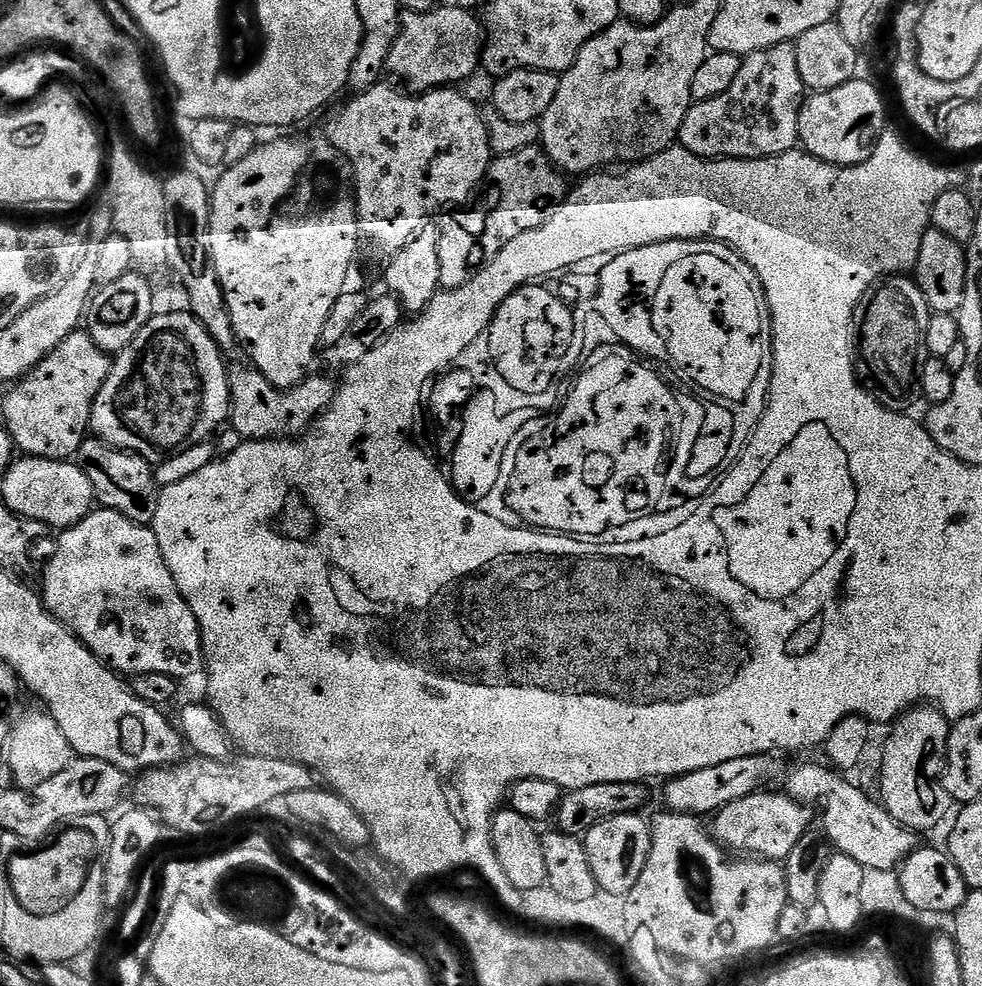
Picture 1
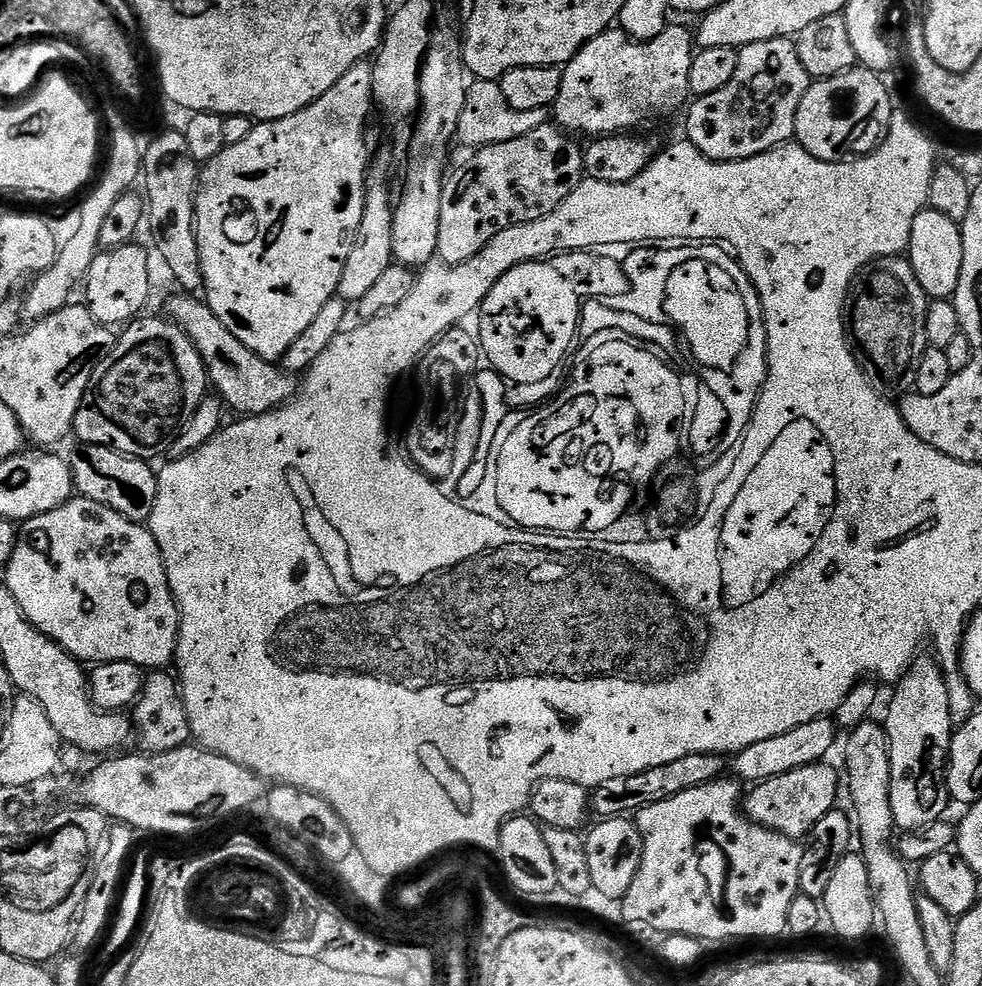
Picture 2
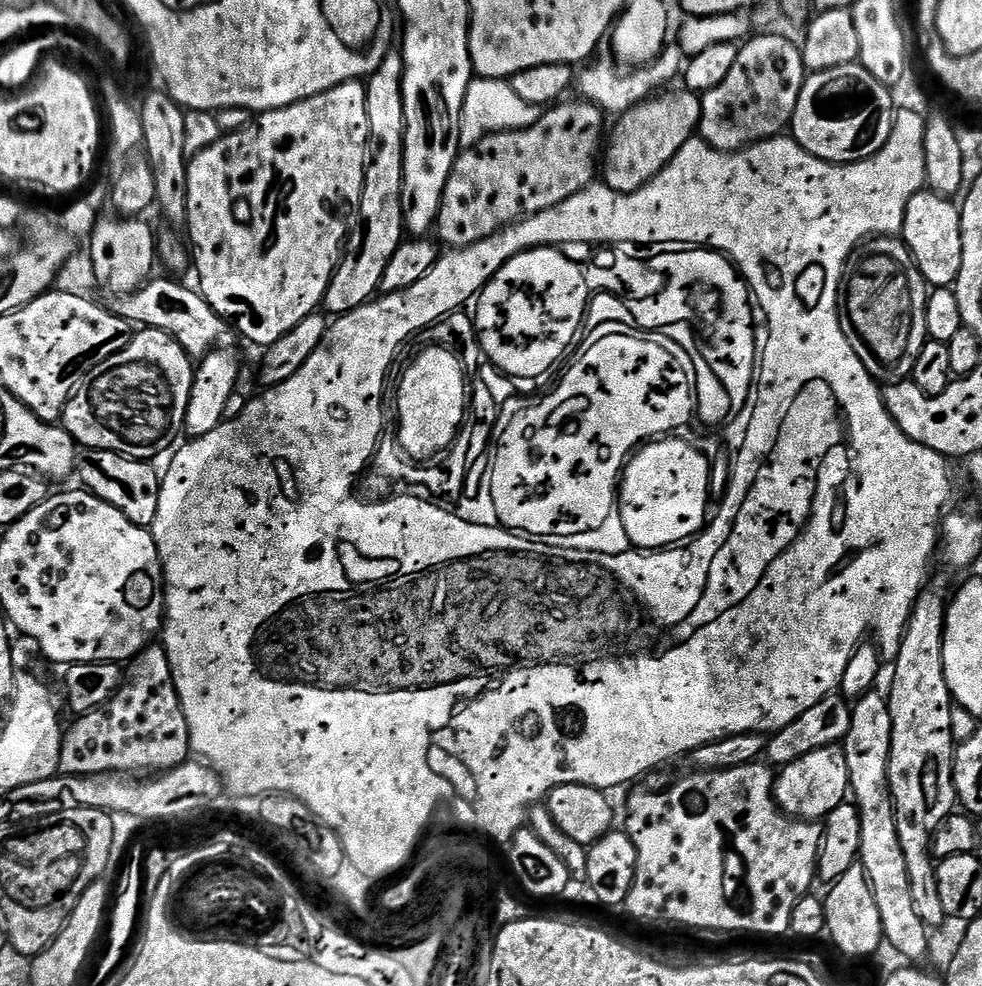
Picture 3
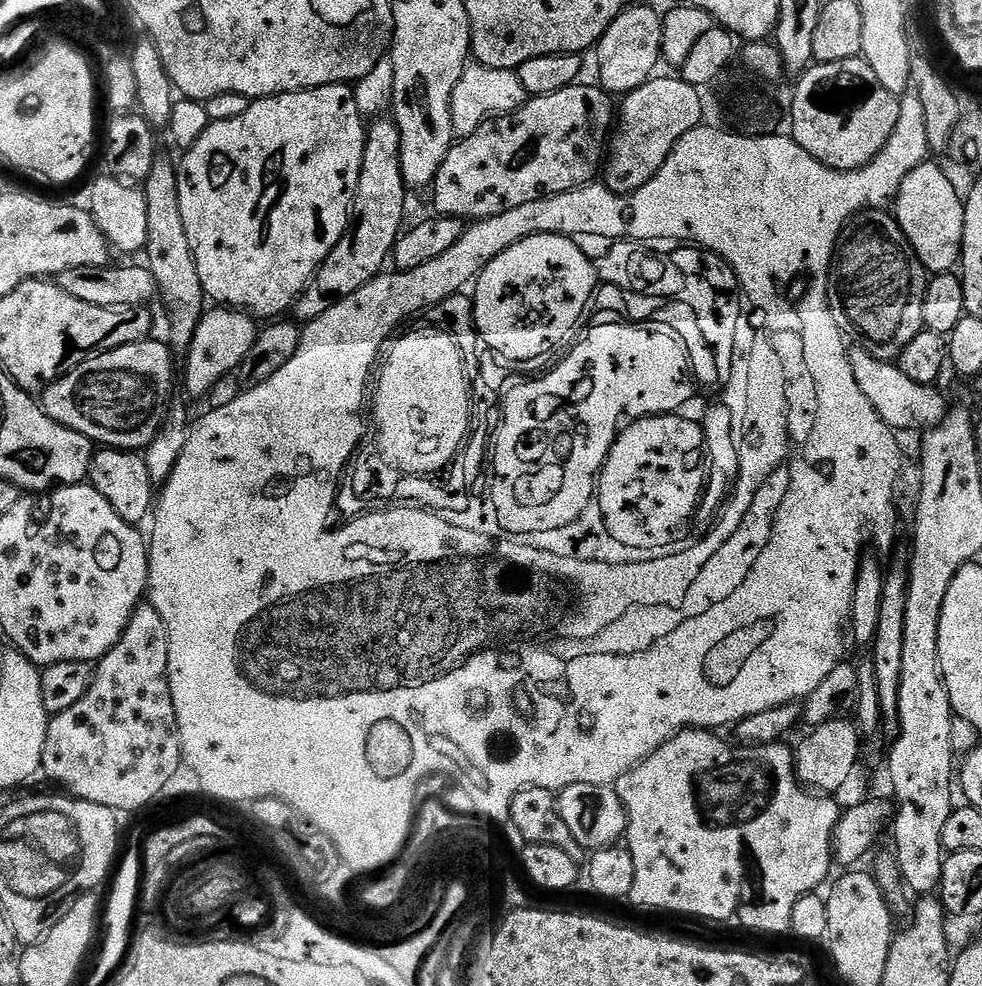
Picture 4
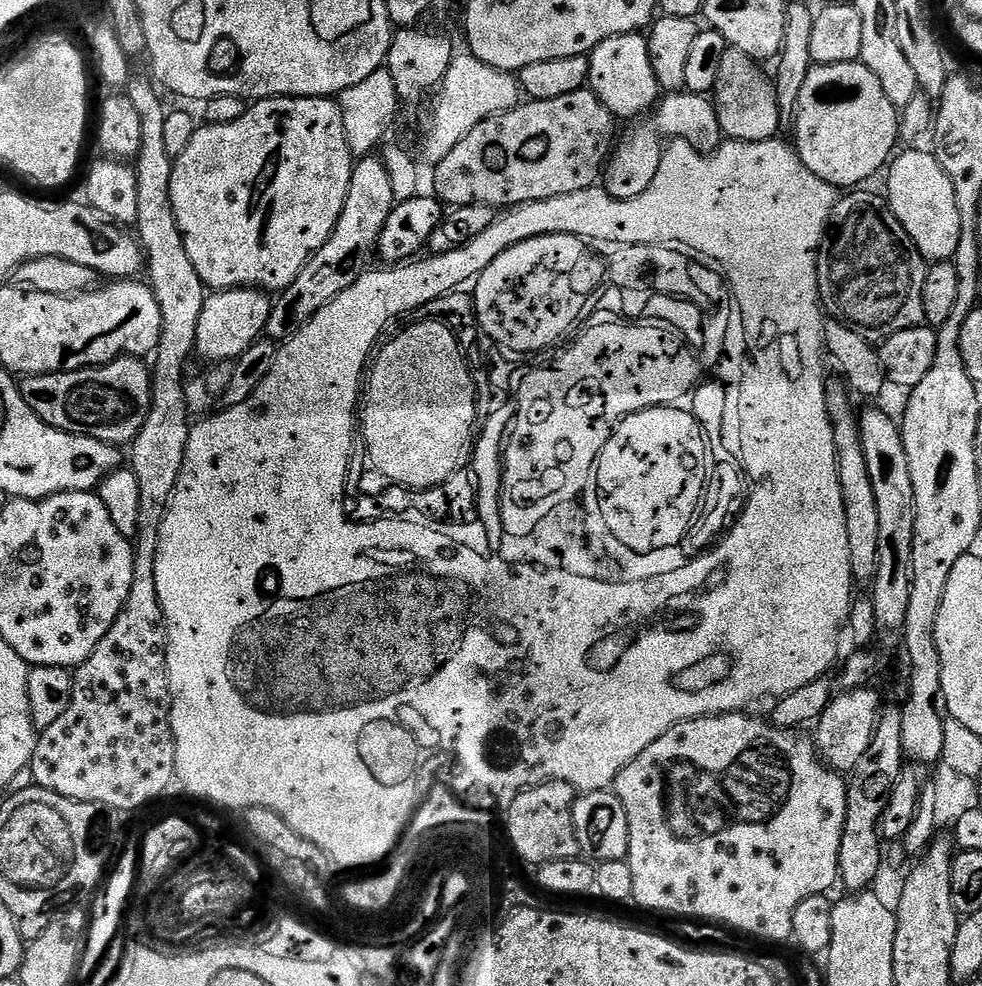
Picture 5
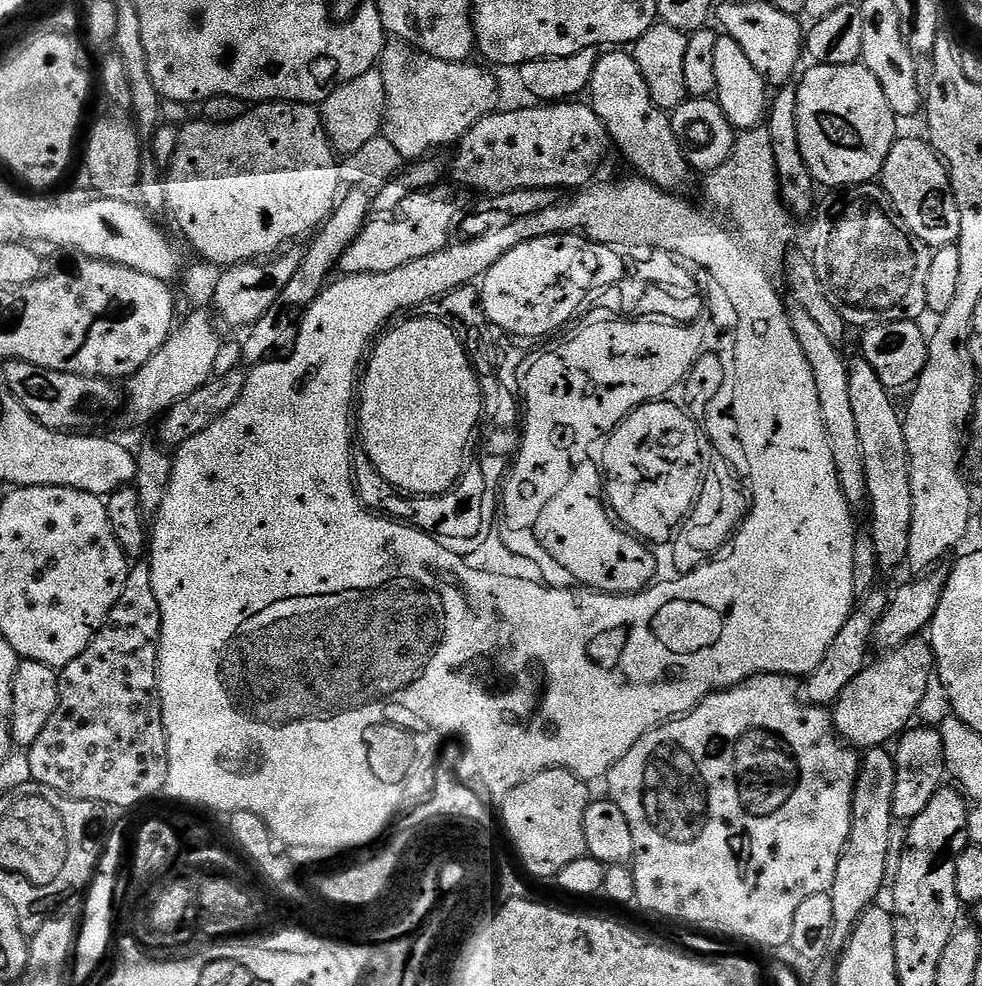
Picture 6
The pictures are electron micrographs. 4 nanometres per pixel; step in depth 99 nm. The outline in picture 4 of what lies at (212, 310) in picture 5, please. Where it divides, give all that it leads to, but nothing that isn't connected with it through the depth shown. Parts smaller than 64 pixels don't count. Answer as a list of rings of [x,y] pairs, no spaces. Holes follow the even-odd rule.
[[[223,306],[205,311],[198,322],[198,330],[192,339],[192,347],[187,349],[188,361],[184,364],[184,384],[192,396],[207,397],[213,386],[222,378],[233,375],[241,362],[250,354],[258,335],[255,319]]]

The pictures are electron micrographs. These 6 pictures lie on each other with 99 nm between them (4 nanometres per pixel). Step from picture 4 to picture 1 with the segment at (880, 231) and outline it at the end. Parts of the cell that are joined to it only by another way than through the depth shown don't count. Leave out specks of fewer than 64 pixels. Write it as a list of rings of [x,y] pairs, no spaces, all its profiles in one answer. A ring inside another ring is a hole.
[[[888,274],[877,280],[858,305],[858,319],[854,324],[854,348],[858,353],[856,375],[865,385],[876,384],[875,391],[881,397],[888,396],[889,405],[904,406],[900,404],[910,403],[911,392],[917,391],[926,359],[929,315],[922,290],[915,279],[904,274]]]

